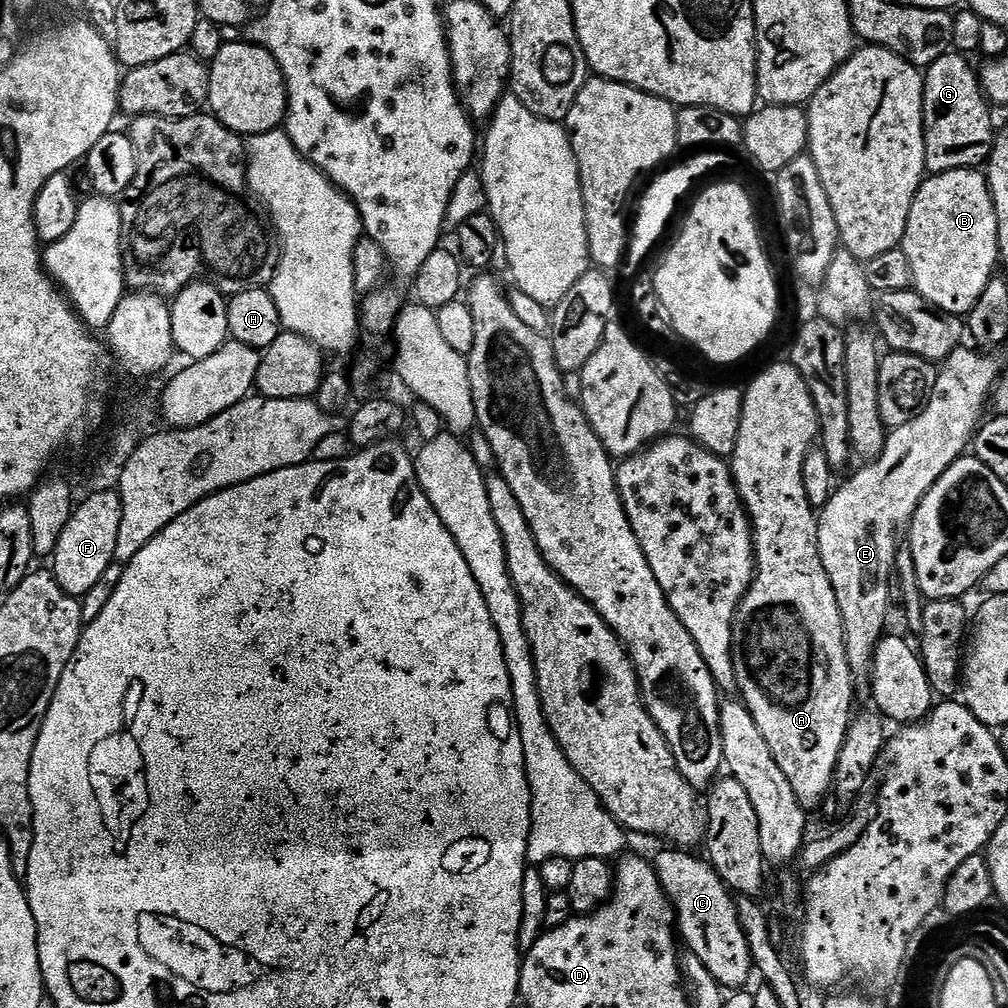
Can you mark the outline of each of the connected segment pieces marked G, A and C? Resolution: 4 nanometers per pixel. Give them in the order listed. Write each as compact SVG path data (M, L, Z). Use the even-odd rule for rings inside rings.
M950 50L938 58L924 72L924 122L922 125L922 139L924 142L924 167L929 173L949 172L959 168L979 169L992 155L992 146L998 135L997 129L992 129L993 105L984 95L984 88L980 85L977 69L967 55Z
M791 362L784 364L772 364L765 372L760 372L752 380L752 385L744 392L744 405L742 406L742 422L738 430L738 446L734 446L734 454L730 457L732 477L736 479L736 489L744 508L748 512L748 519L752 522L752 545L756 547L756 575L752 578L752 584L748 592L742 598L738 610L734 614L732 623L732 661L734 662L734 674L736 675L736 688L739 699L750 710L754 722L758 722L758 730L762 730L762 738L770 746L770 754L774 754L774 762L782 766L782 774L786 774L790 786L798 802L806 810L816 808L828 792L833 791L836 779L836 767L838 766L838 754L844 745L844 739L848 733L848 726L852 723L854 707L852 708L852 676L854 669L848 665L846 658L846 642L844 641L844 627L842 626L842 614L838 610L838 598L834 598L834 586L830 586L830 578L822 566L822 558L818 550L818 519L817 509L806 498L806 486L802 486L802 462L806 462L806 454L809 448L817 443L820 434L818 422L818 410L814 406L814 398L798 370Z
M688 850L668 851L672 852L660 852L654 856L654 867L672 906L679 939L688 943L689 950L704 967L701 969L721 986L728 990L743 989L754 969L746 934L742 934L742 926L738 922L733 893L707 859L700 857L699 860Z

